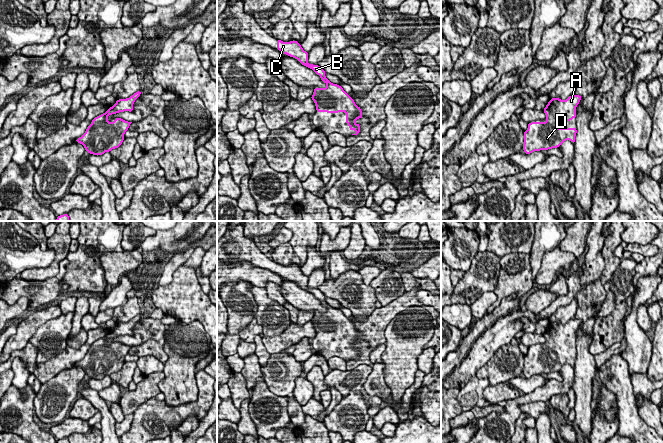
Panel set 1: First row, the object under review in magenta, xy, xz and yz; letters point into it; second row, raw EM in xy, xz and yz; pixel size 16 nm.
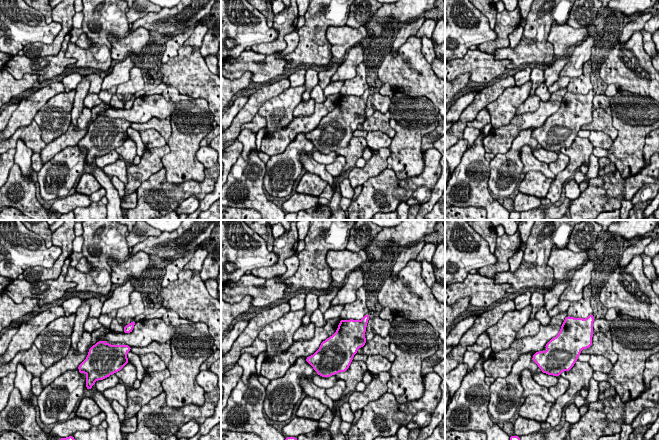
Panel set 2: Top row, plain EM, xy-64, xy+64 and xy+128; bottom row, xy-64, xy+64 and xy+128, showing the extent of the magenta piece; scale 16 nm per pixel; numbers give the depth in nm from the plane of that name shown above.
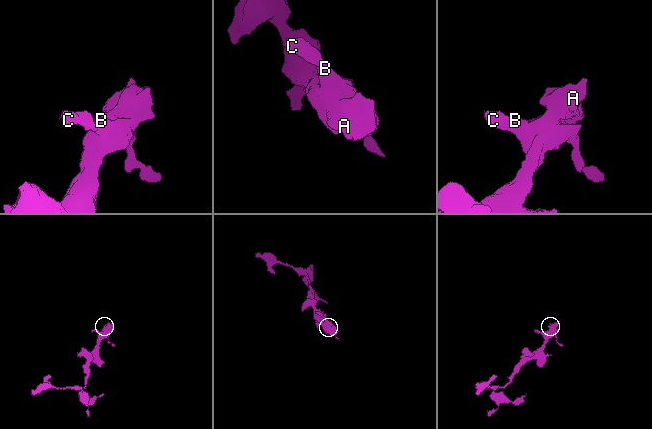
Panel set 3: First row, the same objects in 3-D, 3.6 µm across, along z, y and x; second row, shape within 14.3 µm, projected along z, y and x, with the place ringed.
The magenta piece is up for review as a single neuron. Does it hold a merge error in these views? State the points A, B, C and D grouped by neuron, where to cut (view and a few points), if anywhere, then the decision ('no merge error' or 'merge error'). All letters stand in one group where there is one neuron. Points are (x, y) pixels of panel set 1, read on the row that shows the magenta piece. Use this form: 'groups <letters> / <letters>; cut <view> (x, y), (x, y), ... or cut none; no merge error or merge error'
groups A B C D; cut none; no merge error

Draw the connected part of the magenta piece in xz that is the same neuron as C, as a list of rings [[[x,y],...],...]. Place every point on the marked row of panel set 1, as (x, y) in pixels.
[[[277,39],[277,50],[282,54],[297,59],[302,65],[312,69],[315,74],[319,75],[321,80],[327,84],[326,88],[314,88],[313,95],[310,97],[316,106],[316,112],[346,113],[346,124],[350,131],[354,128],[355,134],[360,133],[360,124],[356,124],[355,120],[360,119],[363,114],[354,100],[347,94],[340,85],[331,83],[325,76],[325,71],[319,65],[308,63],[309,53],[304,51],[300,43],[295,40],[283,42]]]

